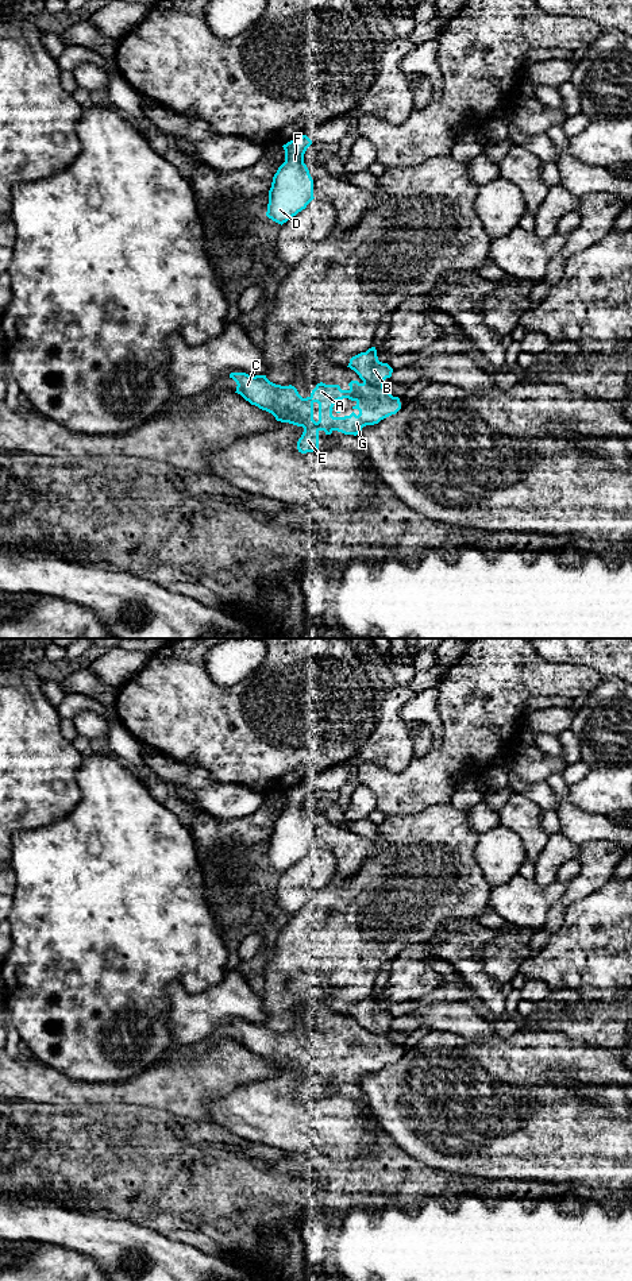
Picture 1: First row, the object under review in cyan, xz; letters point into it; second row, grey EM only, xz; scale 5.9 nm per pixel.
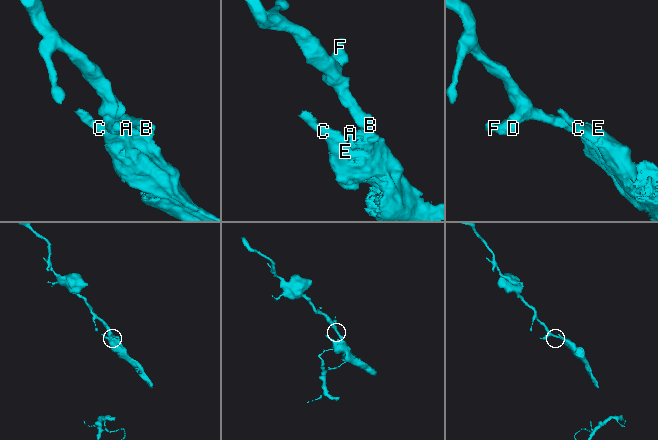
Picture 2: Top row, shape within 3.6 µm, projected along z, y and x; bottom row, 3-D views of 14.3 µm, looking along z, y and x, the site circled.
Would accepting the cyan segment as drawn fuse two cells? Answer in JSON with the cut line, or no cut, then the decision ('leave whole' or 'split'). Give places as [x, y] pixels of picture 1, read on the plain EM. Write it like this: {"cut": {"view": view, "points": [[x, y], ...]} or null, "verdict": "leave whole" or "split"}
{"cut": {"view": "xz", "points": [[363, 1029], [382, 1036]]}, "verdict": "split"}

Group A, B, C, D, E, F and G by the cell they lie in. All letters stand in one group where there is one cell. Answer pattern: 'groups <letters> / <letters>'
groups A C E G / B D F

